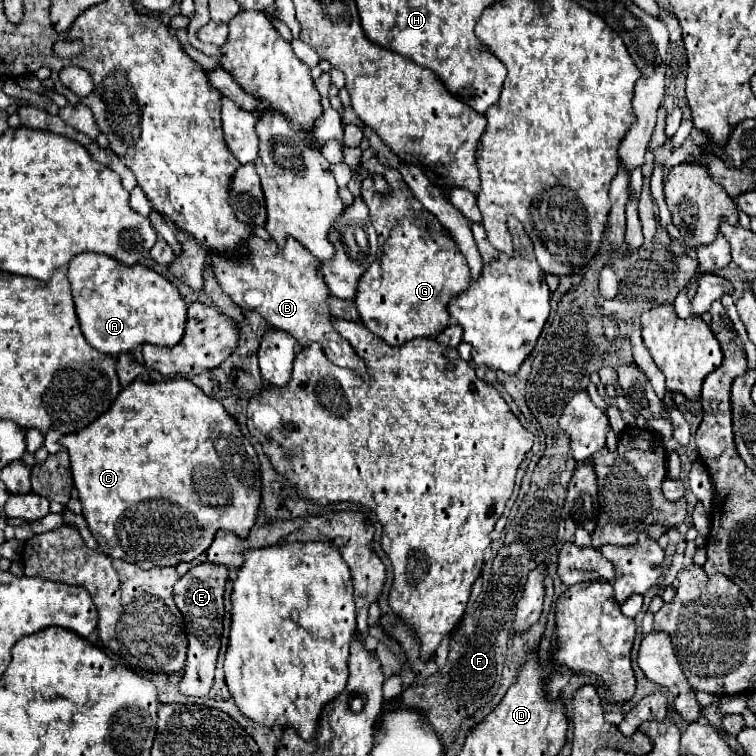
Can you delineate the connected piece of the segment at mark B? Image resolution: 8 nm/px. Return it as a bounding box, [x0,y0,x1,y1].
[211,236,367,380]

